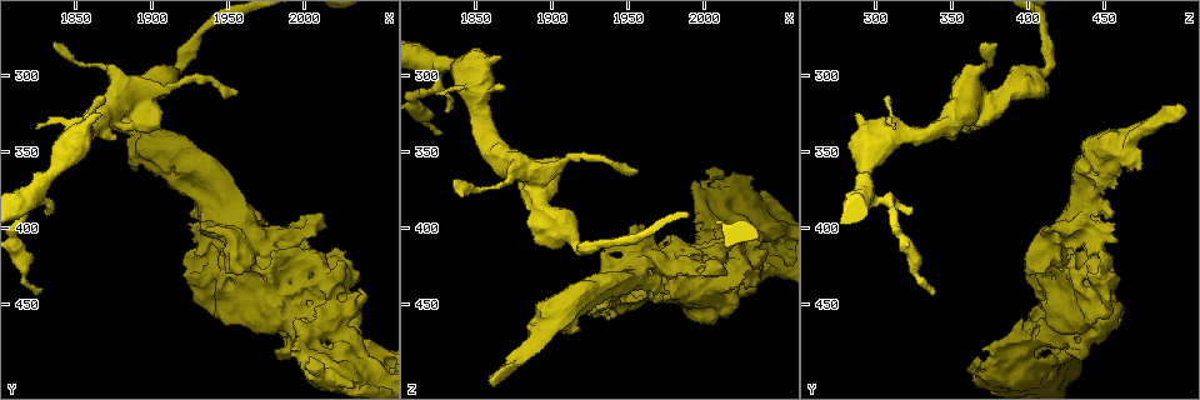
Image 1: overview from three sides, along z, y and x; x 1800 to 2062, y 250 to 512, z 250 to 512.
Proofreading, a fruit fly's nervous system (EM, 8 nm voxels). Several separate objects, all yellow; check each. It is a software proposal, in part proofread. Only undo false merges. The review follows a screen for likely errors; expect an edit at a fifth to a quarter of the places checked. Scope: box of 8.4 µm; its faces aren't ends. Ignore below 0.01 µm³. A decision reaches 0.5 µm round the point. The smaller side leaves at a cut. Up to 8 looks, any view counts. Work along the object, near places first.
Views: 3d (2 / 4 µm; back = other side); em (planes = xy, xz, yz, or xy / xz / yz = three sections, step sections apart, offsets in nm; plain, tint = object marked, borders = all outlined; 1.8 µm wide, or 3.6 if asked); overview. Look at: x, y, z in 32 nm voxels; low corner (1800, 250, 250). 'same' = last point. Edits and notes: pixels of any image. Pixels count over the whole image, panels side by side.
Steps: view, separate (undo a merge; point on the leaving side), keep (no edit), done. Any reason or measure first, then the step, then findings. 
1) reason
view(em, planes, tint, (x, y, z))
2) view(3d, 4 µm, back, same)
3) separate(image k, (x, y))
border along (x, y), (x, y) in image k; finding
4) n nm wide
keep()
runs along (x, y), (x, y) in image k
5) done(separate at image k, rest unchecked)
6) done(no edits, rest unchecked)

view(3d, 4 µm, (1960, 432, 430))

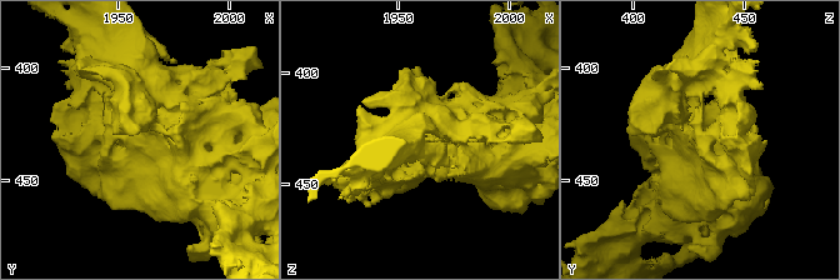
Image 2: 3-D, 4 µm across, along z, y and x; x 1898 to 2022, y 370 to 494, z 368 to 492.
view(em, 3.6 µm, yz, step 16, tint, (1961, 432, 428))

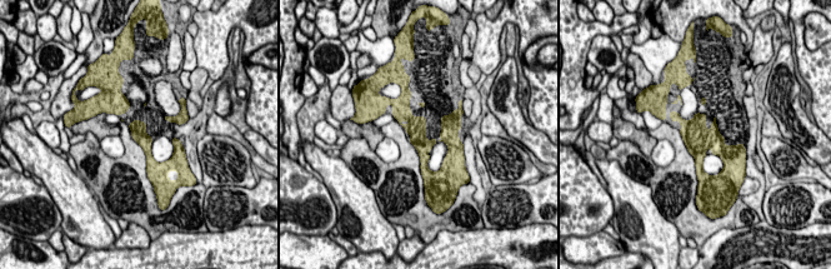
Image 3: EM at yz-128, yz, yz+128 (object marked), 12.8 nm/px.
view(em, 3.6 µm, planes, tint, same)

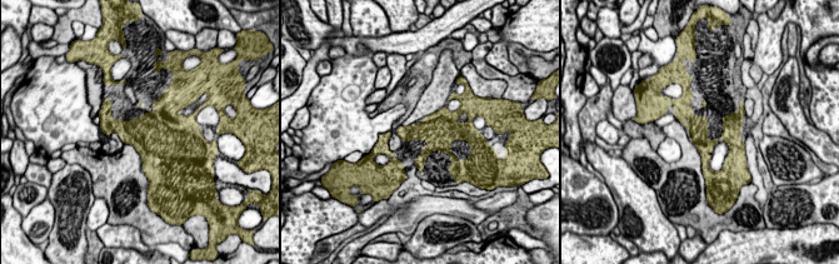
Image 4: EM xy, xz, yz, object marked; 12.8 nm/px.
260 nm wide
keep()
runs along (677, 106), (708, 142), (737, 132) in image 4; continuous, no second cell

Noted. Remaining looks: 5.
view(3d, 2 µm, (1840, 354, 296))

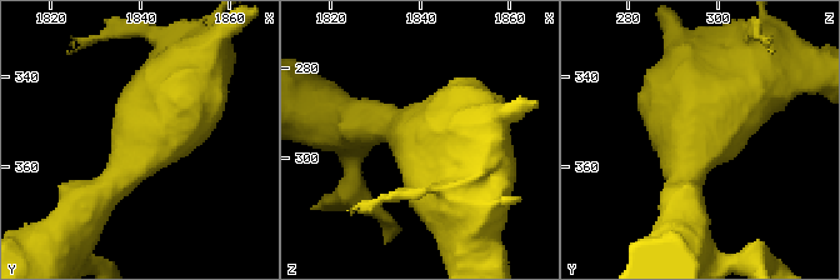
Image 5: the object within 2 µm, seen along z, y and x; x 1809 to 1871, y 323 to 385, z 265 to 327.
view(em, 3.6 µm, planes, tint, (1840, 354, 297))

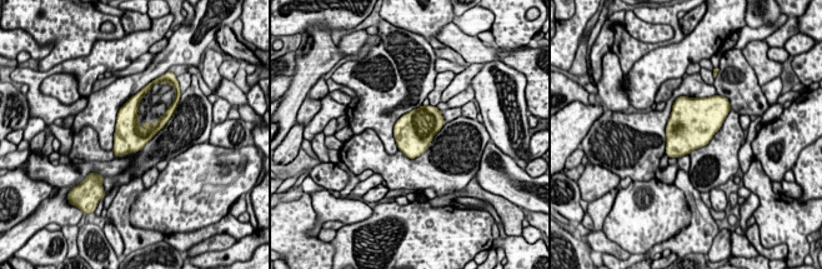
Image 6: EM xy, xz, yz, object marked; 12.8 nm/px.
keep()
all the same cell

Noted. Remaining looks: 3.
view(3d, 4 µm, (1910, 354, 452))

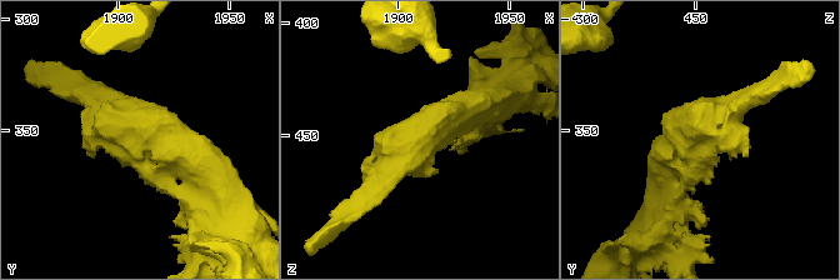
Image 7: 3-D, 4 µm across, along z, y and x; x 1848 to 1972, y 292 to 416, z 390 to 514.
need the tissue
view(em, 3.6 µm, planes, tint, (1910, 356, 451))

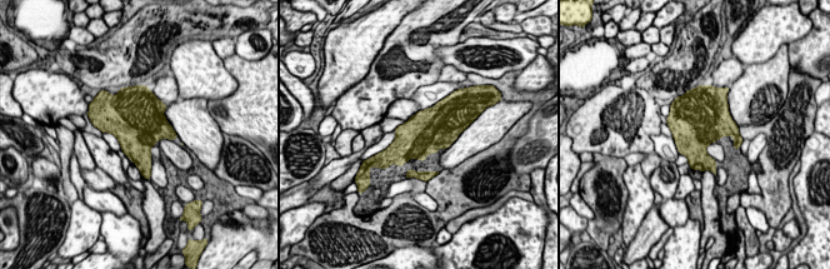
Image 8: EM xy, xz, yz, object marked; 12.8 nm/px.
keep()
one cell here

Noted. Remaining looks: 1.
done(no edits, rest unchecked)

